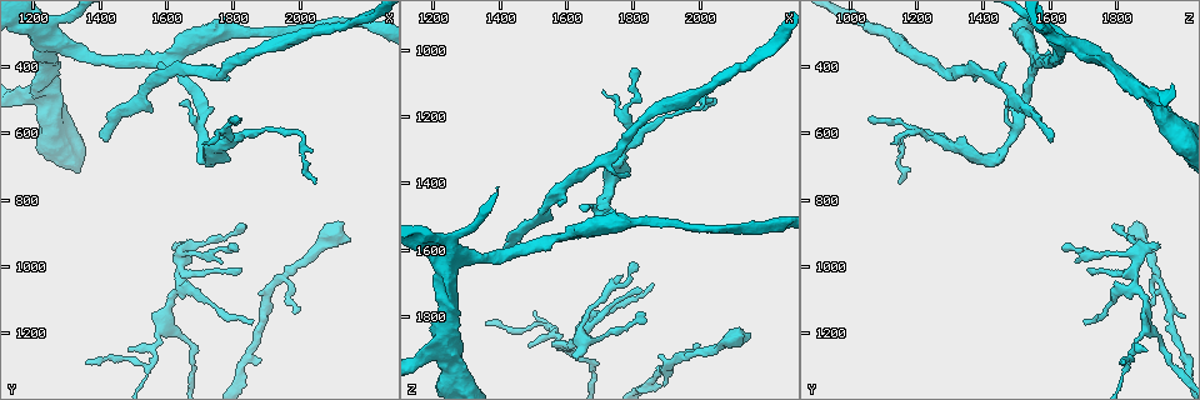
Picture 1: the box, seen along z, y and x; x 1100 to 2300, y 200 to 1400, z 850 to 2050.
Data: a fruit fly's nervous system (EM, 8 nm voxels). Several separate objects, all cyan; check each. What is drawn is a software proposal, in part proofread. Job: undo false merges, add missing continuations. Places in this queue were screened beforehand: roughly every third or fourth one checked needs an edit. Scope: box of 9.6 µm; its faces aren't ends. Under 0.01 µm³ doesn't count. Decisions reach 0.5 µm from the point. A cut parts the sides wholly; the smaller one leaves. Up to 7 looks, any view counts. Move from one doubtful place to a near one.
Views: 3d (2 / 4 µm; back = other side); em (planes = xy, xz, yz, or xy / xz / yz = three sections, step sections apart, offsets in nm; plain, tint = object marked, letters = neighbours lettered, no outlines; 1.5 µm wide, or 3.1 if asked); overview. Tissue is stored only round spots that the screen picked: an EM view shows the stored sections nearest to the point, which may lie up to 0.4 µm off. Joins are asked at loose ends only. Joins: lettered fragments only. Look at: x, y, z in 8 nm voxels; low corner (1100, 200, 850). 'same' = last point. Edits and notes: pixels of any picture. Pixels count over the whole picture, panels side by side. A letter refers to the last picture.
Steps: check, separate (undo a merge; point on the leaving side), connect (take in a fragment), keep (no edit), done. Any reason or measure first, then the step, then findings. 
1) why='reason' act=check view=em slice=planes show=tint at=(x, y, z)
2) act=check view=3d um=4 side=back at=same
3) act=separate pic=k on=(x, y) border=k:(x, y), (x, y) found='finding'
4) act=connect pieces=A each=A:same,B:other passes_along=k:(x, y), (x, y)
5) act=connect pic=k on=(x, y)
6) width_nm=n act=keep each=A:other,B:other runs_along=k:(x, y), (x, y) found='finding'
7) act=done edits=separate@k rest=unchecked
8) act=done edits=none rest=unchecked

act=check view=em slice=planes show=letters at=(1640, 920, 1930)

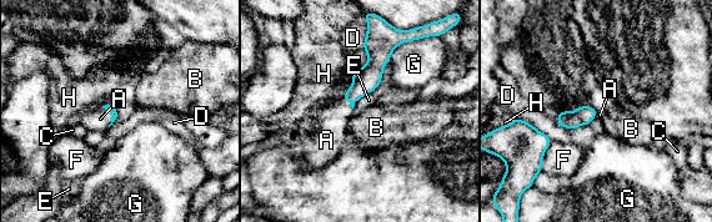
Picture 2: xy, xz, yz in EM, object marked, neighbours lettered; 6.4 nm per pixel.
longest_contact=E:260nm act=connect pieces=A each=A:same,B:other,C:other,D:other,E:other,F:other,G:other,H:other found='the neuron continues'

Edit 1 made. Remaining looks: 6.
why='sudden change in width' act=check view=3d um=2 at=(2070, 930, 1890)

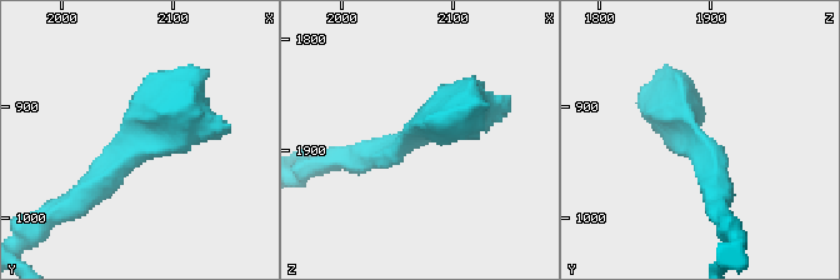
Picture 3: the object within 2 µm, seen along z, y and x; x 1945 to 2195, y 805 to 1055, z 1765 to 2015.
act=check view=em slice=planes show=letters at=(2074, 928, 1886)

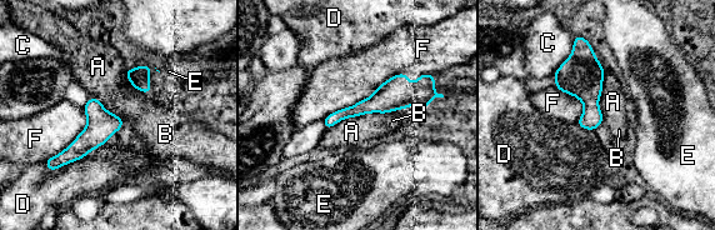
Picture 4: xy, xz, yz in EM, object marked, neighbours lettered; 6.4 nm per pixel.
act=keep each=A:other,B:other,C:other,D:other,E:other,F:other runs_along=4:(430, 94), (394, 94), (326, 123) found='all the same neuron'

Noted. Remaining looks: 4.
why='tapers out' act=check view=em slice=planes show=tint at=(1840, 880, 1800)

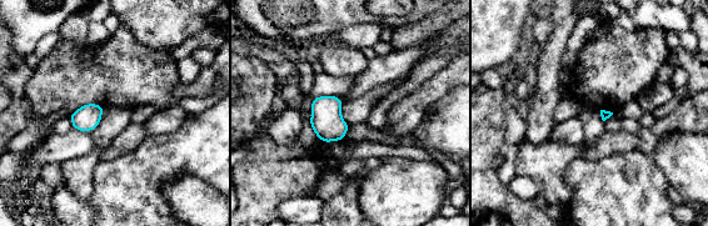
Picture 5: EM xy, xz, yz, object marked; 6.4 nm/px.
act=check view=em slice=planes show=letters at=same

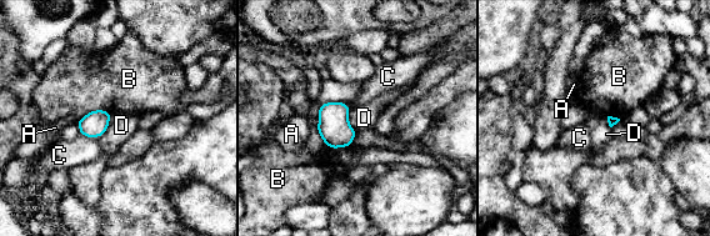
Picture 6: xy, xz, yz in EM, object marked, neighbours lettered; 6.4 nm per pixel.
act=keep each=A:other,B:other,C:other,D:other border=6:(111, 114), (108, 129), (100, 136) found='no lettered fragment goes on from it'

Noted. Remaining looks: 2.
act=done edits=connect@2 rest=unchecked

